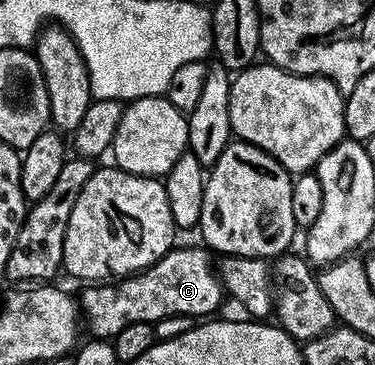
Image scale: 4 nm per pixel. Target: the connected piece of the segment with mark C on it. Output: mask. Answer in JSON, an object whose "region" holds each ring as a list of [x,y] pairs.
{"region":[[[170,248],[156,263],[129,277],[120,277],[105,283],[90,283],[80,296],[80,313],[84,325],[91,329],[98,339],[112,339],[128,323],[148,323],[153,325],[160,319],[172,315],[188,315],[195,319],[206,319],[221,307],[224,290],[215,262],[205,248]]]}

